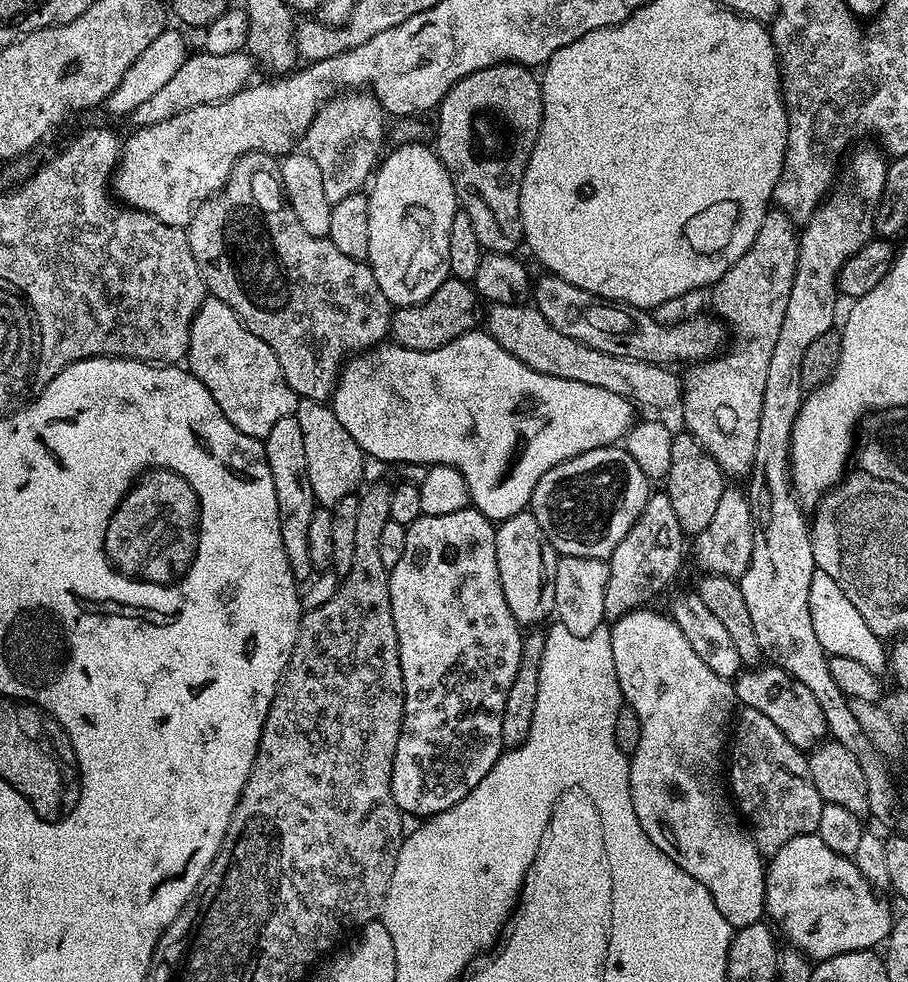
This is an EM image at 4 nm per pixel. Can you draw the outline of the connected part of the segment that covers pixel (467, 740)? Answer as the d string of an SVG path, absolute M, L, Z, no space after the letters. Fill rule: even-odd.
M474 507L454 510L454 514L434 514L433 516L419 516L412 524L407 525L405 549L398 564L388 573L390 582L390 610L394 614L394 630L398 634L398 650L400 651L400 665L404 679L404 721L398 734L398 746L392 763L392 793L394 802L400 807L401 813L409 817L427 818L438 814L442 810L450 810L498 762L501 752L505 751L502 738L502 714L506 710L506 698L510 694L510 686L514 686L514 678L518 674L518 666L522 656L522 628L510 614L510 606L506 603L506 596L502 591L501 579L498 578L496 528L493 521Z

